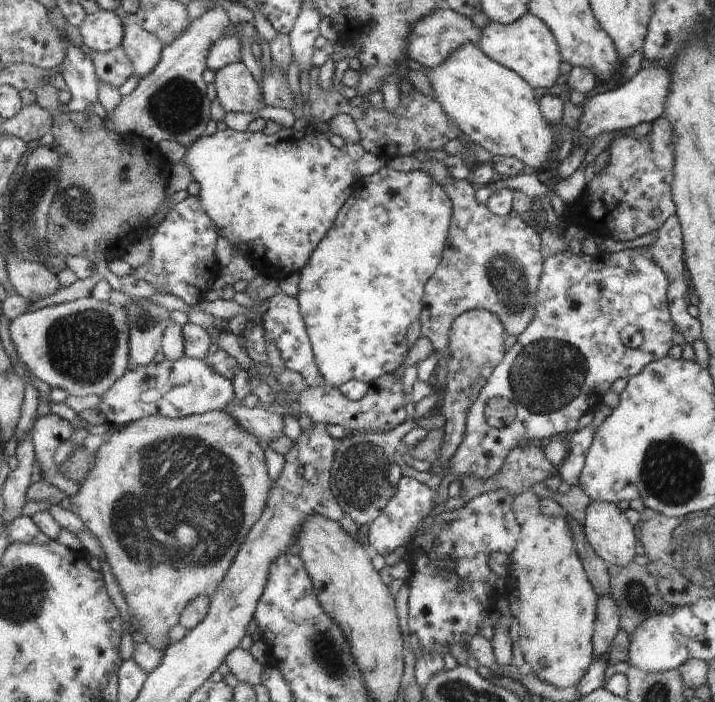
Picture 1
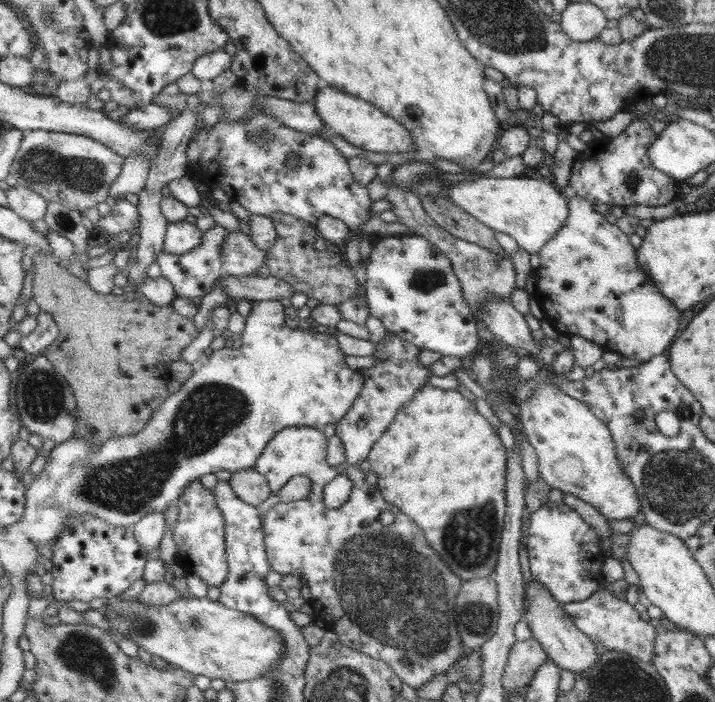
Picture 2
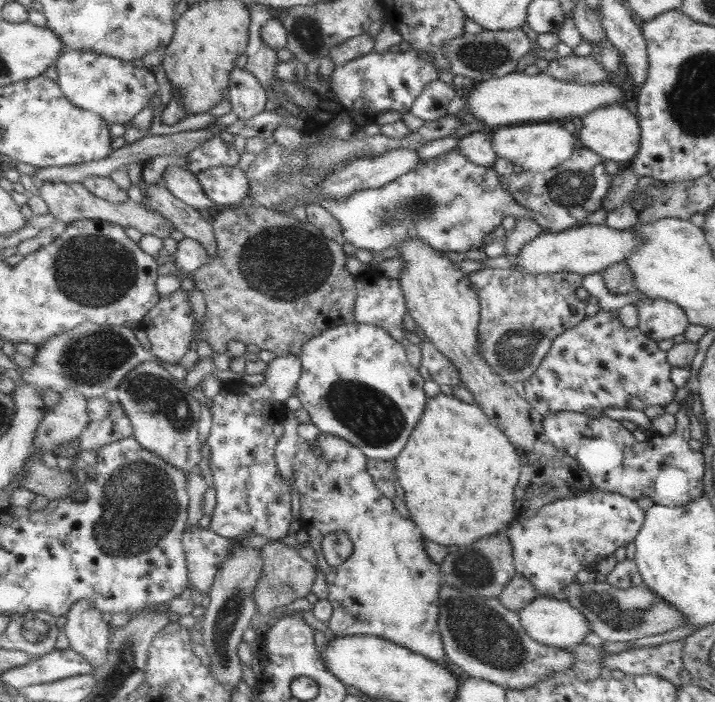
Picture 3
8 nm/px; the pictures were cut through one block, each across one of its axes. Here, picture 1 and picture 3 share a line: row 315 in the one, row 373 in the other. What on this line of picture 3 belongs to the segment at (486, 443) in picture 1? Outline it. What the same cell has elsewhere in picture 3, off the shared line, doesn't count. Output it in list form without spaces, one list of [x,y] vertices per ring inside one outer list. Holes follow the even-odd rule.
[[[600,308],[597,313],[579,321],[572,329],[564,330],[556,338],[536,374],[523,385],[524,397],[541,413],[541,416],[569,410],[598,417],[607,407],[642,411],[648,406],[662,407],[673,402],[676,390],[670,379],[670,365],[666,362],[665,351],[657,348],[656,341],[649,340],[636,327],[623,326],[617,312],[605,312]]]

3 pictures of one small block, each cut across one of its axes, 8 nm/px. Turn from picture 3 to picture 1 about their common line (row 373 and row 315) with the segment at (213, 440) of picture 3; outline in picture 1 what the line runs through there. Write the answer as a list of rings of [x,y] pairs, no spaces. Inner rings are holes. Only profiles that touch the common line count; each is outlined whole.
[[[279,292],[269,301],[268,310],[261,320],[266,331],[266,339],[269,338],[274,342],[274,346],[279,351],[286,369],[301,374],[305,378],[305,382],[307,382],[307,387],[317,388],[318,385],[327,385],[317,365],[312,340],[308,334],[308,327],[304,316],[301,315],[300,303],[296,297]]]

